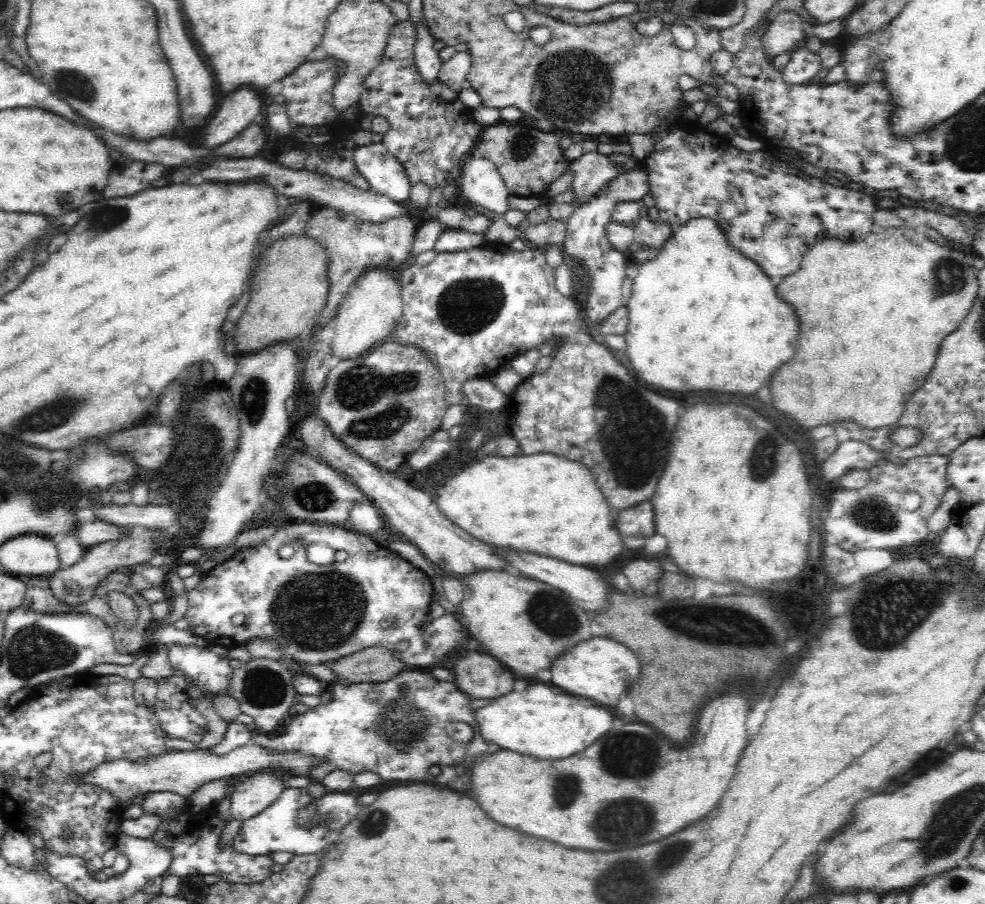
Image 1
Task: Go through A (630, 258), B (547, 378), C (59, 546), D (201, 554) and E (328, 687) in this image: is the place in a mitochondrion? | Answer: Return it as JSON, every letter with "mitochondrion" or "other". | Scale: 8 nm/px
{"A":"other","B":"other","C":"other","D":"other","E":"other"}

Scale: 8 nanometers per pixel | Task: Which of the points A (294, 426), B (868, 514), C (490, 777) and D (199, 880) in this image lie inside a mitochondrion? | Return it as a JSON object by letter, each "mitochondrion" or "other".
{"A":"other","B":"mitochondrion","C":"other","D":"other"}

